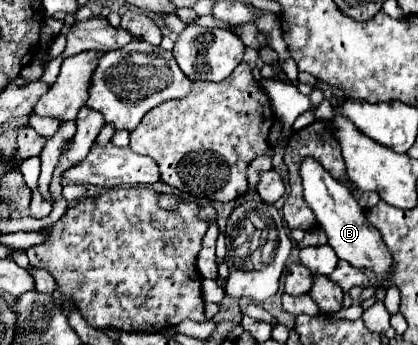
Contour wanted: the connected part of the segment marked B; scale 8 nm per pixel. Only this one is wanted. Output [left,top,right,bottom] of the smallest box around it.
[300,160,394,284]

